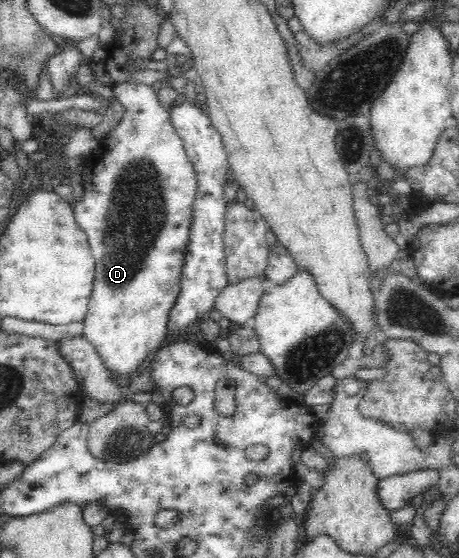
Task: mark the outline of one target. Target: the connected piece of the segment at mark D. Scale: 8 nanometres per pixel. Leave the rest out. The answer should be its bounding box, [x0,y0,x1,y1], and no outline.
[72,83,196,383]

